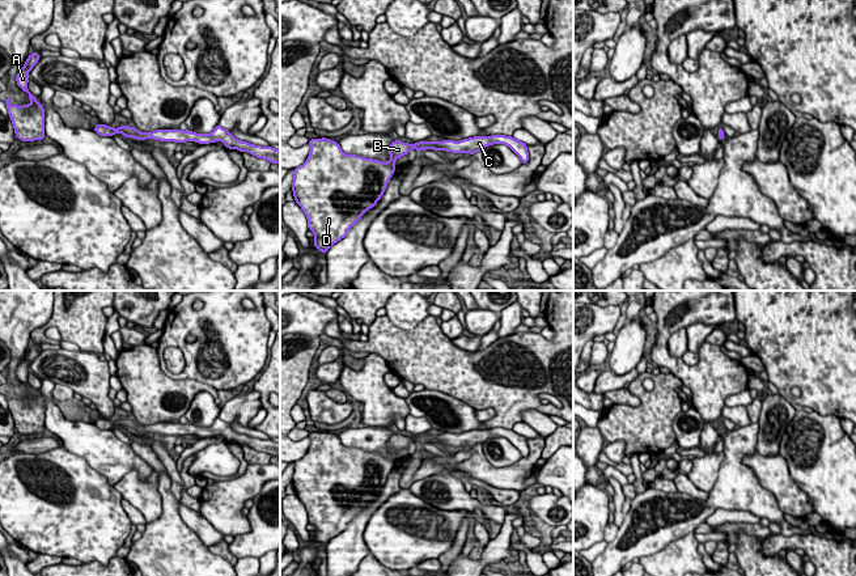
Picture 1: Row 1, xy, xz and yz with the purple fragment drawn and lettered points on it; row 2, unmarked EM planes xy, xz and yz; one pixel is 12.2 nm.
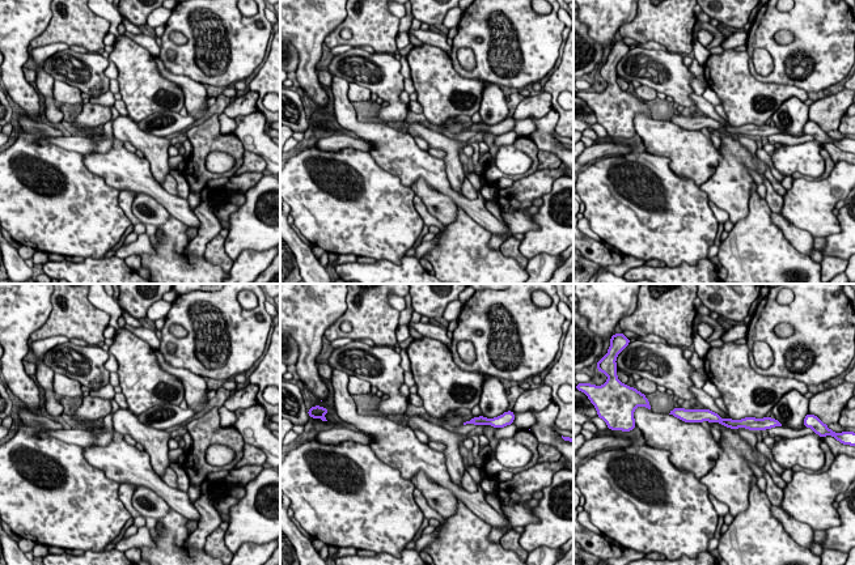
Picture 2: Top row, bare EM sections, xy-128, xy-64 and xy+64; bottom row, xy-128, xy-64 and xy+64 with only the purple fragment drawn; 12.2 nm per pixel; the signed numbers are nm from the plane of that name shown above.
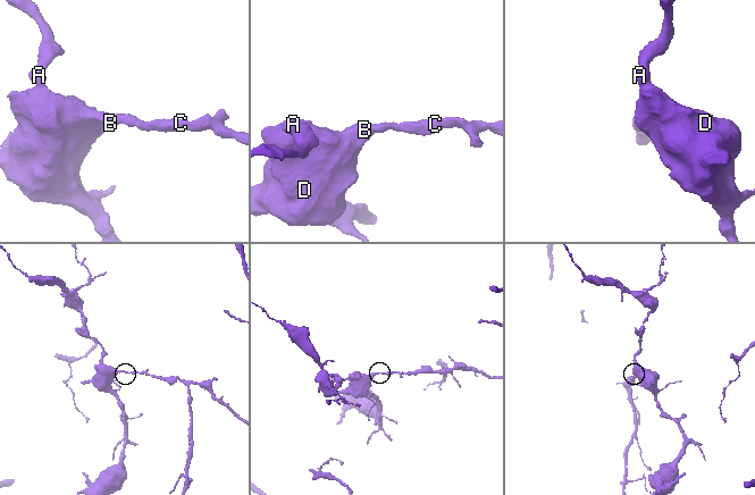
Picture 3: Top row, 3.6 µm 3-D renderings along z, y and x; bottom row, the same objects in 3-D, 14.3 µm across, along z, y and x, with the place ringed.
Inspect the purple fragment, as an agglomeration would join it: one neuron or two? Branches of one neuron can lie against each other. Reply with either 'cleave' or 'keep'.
keep

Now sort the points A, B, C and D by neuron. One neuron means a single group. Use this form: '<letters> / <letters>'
A B C D

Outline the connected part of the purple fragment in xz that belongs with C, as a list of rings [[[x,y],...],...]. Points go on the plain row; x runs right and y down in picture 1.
[[[474,429],[459,435],[419,435],[415,437],[394,433],[387,445],[391,452],[382,456],[356,448],[347,448],[339,436],[310,432],[306,454],[293,462],[292,484],[294,495],[308,512],[308,522],[315,526],[314,539],[322,546],[344,531],[351,520],[383,488],[395,465],[395,453],[411,442],[452,446],[483,444],[487,439],[505,437],[522,454],[529,456],[527,439],[513,429]]]

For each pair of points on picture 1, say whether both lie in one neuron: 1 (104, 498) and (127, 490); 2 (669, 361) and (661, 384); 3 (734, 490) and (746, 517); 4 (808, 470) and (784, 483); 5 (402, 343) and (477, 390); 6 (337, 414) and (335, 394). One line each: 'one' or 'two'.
1: two
2: two
3: two
4: two
5: one
6: two

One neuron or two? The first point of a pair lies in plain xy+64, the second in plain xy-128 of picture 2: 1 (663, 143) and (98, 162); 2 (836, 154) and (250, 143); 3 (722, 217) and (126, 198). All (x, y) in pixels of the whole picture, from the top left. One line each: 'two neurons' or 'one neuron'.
1: one neuron
2: two neurons
3: one neuron

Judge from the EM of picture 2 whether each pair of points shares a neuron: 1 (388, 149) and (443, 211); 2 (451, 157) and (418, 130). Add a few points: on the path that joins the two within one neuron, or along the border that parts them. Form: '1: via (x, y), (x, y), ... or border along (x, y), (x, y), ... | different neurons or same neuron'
1: border along (410, 186), (422, 178), (445, 194) | different neurons
2: via (447, 148), (427, 134) | same neuron

